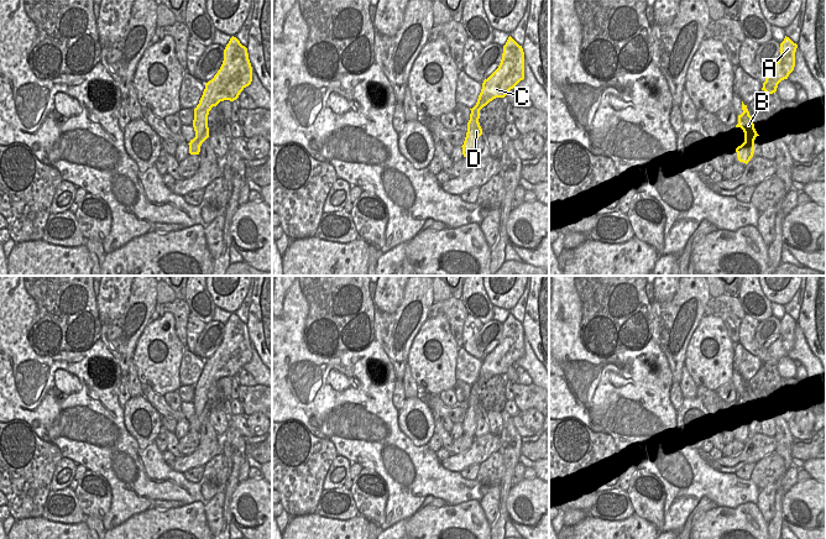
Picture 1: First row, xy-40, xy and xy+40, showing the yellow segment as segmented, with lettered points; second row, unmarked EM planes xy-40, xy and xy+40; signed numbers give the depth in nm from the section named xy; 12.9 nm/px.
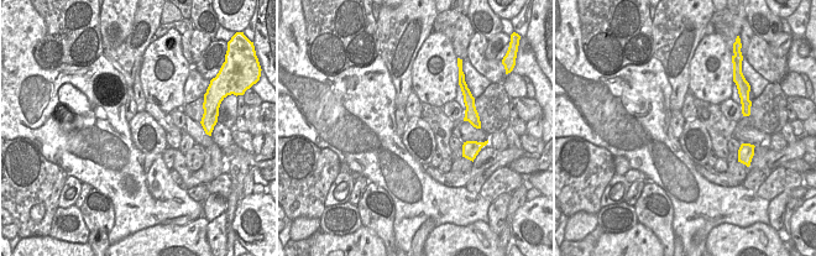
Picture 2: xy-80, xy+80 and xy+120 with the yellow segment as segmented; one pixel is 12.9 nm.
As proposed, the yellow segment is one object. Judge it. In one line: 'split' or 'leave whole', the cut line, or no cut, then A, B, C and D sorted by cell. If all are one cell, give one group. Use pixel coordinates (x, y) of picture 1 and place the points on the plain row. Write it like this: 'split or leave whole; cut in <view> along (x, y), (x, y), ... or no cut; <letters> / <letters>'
split; cut in xy+40 along (754, 406), (743, 408); A C D / B

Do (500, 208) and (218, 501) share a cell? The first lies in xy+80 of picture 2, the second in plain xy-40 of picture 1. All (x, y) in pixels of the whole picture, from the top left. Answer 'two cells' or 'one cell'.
one cell

